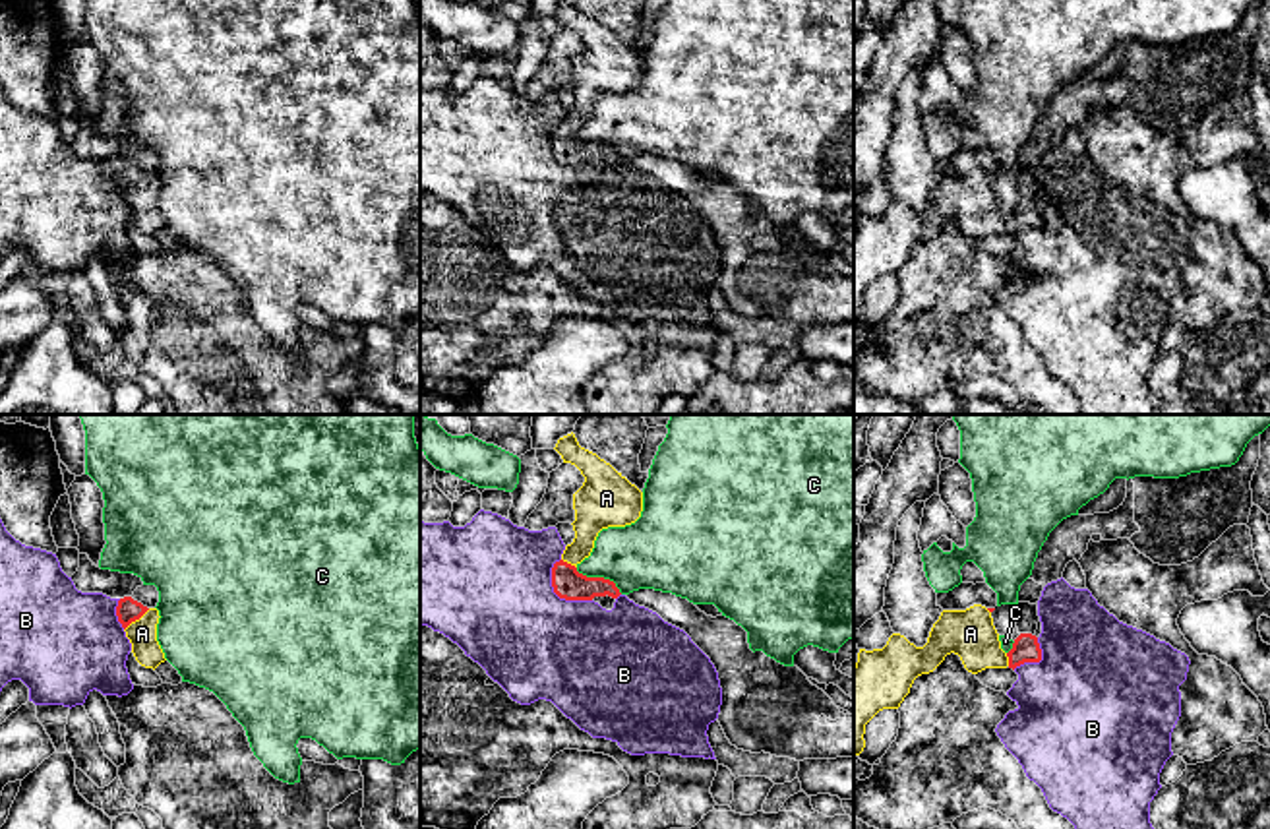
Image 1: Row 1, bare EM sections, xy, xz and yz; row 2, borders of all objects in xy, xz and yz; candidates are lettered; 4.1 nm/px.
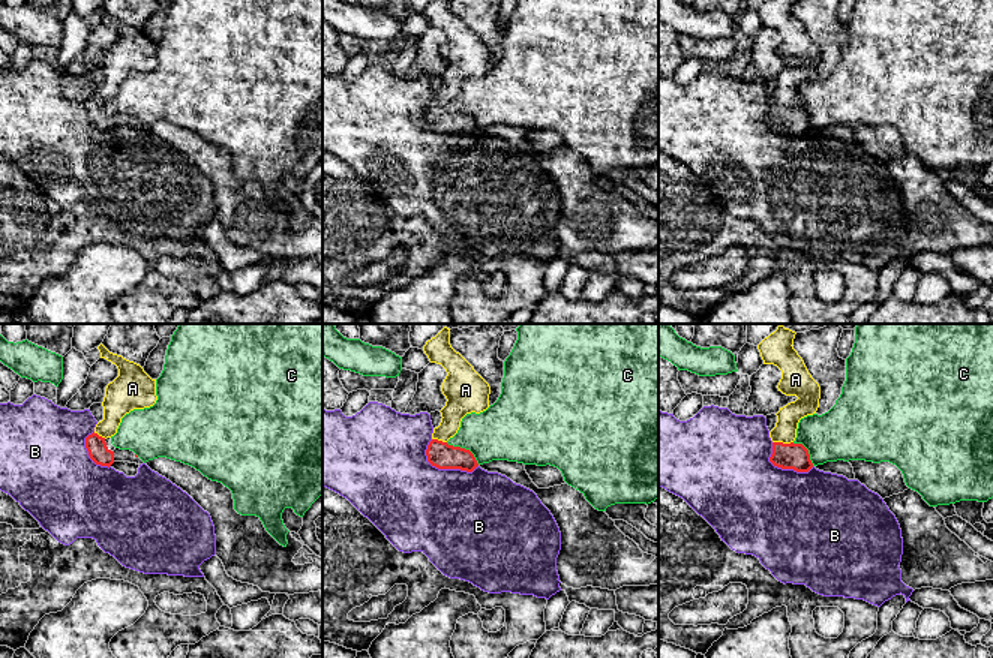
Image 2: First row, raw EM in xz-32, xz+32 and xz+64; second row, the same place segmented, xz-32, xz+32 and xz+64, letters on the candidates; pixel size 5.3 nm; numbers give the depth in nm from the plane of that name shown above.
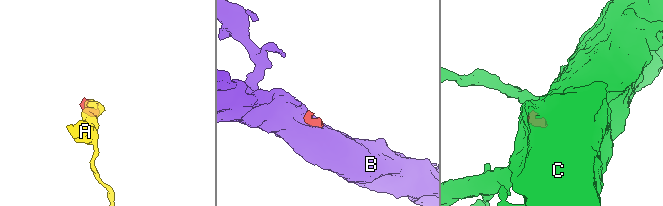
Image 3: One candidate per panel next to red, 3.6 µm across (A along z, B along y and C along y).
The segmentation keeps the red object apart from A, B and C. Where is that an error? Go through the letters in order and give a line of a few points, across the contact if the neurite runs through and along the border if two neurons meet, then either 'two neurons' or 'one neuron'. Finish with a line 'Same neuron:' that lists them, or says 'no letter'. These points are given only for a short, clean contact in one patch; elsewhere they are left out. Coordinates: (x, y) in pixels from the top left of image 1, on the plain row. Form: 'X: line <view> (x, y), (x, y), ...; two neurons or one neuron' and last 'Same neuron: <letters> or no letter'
A: line xy (128, 177), (136, 184), (142, 200); one neuron
B: line xz (556, 126), (552, 155), (566, 165), (591, 167); two neurons
C: line xz (575, 134), (587, 142), (608, 144), (622, 159); two neurons
Same neuron: A

